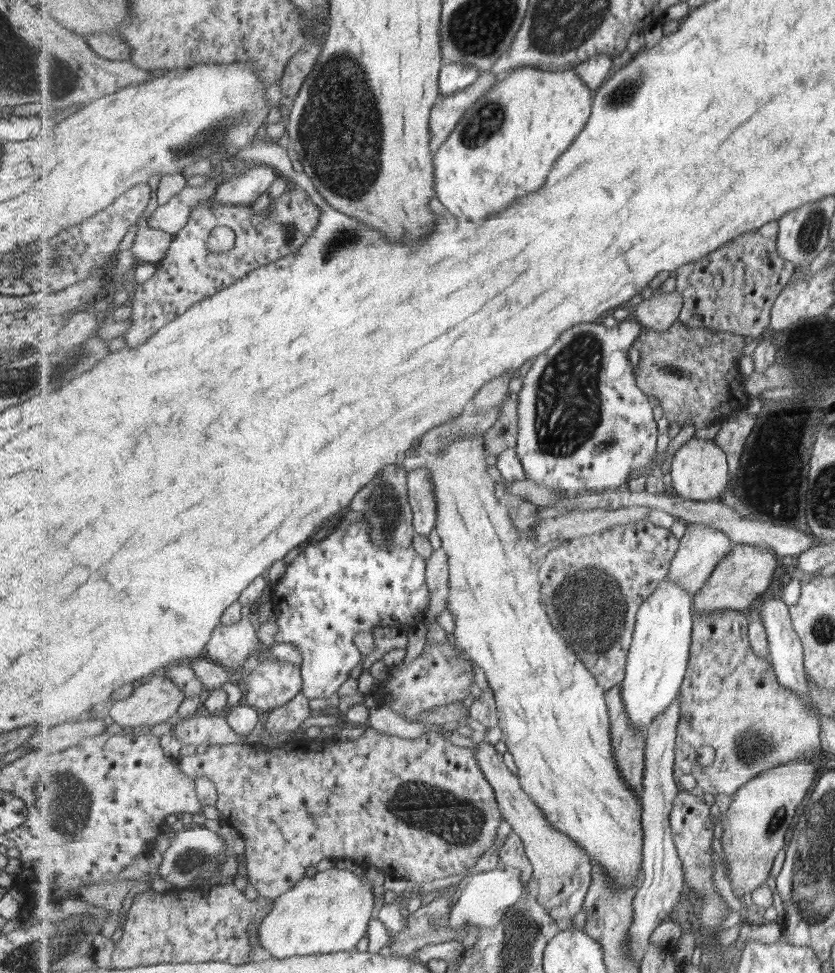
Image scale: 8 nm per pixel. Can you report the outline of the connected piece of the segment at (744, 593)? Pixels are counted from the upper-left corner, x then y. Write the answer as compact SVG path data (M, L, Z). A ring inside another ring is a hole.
M738 544L731 549L731 554L715 567L710 579L694 597L694 610L697 613L711 613L711 611L725 611L733 609L748 612L749 606L762 598L767 588L773 582L777 570L776 553L766 547L758 545Z

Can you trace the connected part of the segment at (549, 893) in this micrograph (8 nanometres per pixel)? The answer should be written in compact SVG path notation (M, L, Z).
M481 739L474 741L478 745L476 758L479 759L479 766L487 781L493 786L502 816L510 824L512 831L523 838L526 856L533 864L533 879L539 884L539 892L533 900L545 906L559 924L570 922L570 919L575 918L584 908L592 883L593 864L589 854L571 836L555 829L555 826L549 823L543 809L539 808L522 788L517 774L509 770L505 764L504 754L499 754L495 746Z

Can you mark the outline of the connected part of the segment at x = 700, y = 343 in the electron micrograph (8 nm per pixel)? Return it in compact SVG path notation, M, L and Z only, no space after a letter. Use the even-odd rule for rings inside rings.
M679 320L666 331L643 328L634 344L640 351L640 362L634 374L639 388L660 402L663 417L670 423L678 422L681 427L692 423L695 428L709 428L749 406L739 368L745 346L743 335L685 326Z

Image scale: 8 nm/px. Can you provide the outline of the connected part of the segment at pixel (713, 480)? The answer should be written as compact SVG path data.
M694 436L676 452L670 464L672 490L675 494L696 501L718 500L725 492L730 479L730 465L725 450L714 439L701 439Z

